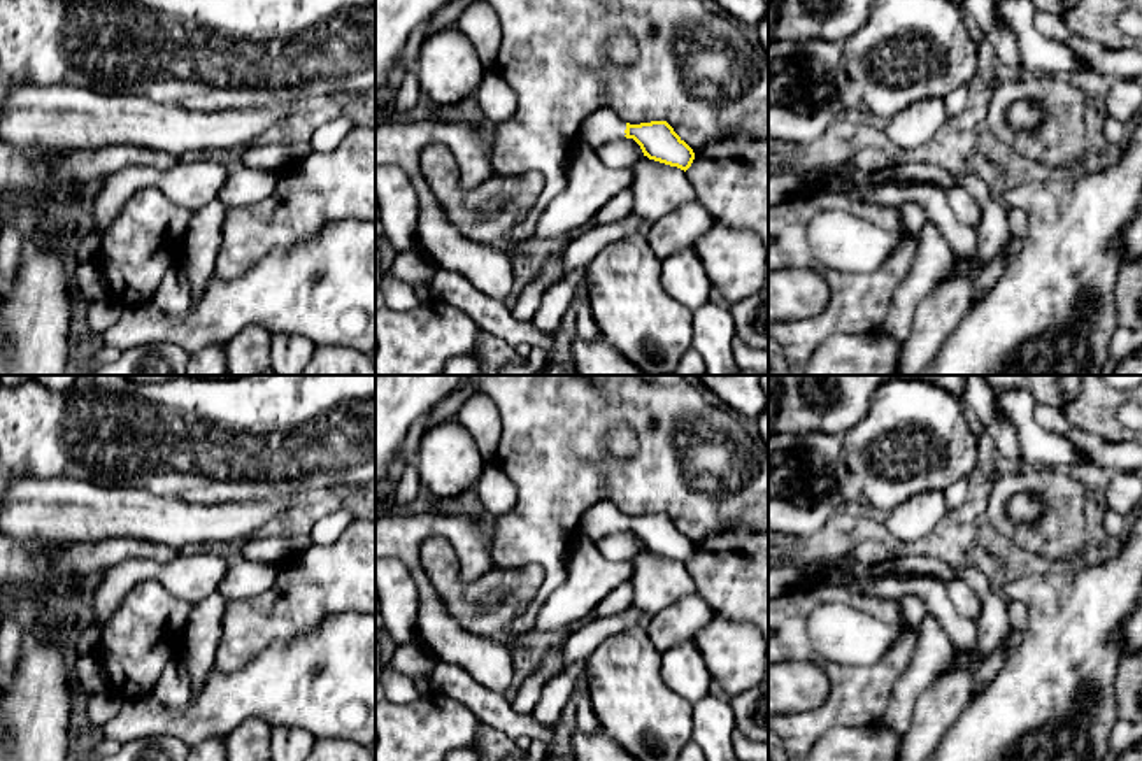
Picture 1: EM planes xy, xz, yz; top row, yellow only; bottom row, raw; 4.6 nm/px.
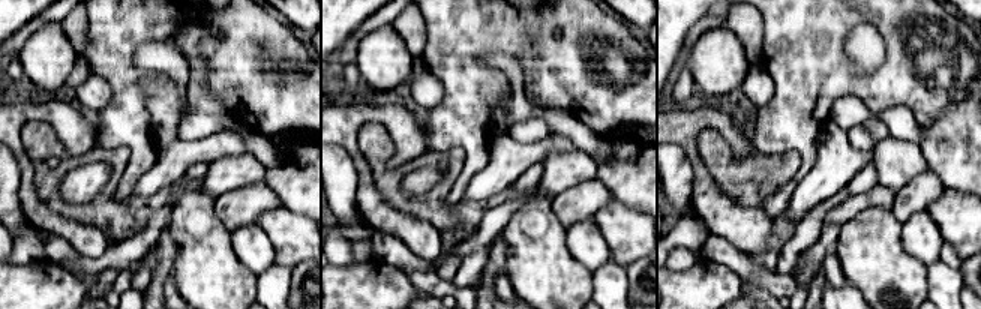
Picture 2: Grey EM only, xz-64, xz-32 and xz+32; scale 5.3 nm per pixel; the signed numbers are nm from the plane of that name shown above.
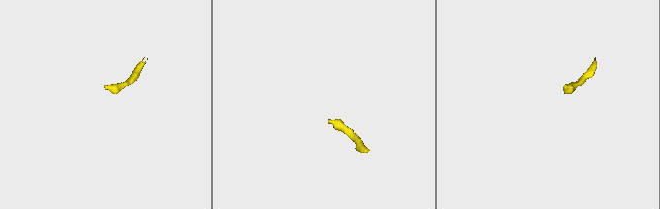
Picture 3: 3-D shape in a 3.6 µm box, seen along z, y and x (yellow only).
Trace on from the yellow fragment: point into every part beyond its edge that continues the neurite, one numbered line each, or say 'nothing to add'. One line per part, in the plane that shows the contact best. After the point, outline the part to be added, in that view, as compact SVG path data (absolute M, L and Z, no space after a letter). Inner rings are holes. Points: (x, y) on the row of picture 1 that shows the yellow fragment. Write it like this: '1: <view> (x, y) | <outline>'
1: xz (604, 125) | M596 109L589 112L579 130L579 137L598 149L607 142L625 139L626 123L612 109Z

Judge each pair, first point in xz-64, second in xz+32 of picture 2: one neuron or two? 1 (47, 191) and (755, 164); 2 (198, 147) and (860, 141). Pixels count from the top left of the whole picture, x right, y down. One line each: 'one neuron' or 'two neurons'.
1: one neuron
2: two neurons

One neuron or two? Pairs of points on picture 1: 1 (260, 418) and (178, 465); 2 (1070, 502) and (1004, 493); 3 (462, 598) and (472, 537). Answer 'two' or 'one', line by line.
1: one
2: one
3: two

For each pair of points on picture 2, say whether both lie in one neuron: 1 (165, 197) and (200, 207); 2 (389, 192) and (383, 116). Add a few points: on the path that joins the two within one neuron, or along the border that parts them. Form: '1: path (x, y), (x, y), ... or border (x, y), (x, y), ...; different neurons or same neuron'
1: border (171, 188), (174, 191), (173, 203); different neurons
2: border (359, 128), (380, 123), (393, 143), (395, 155); different neurons

